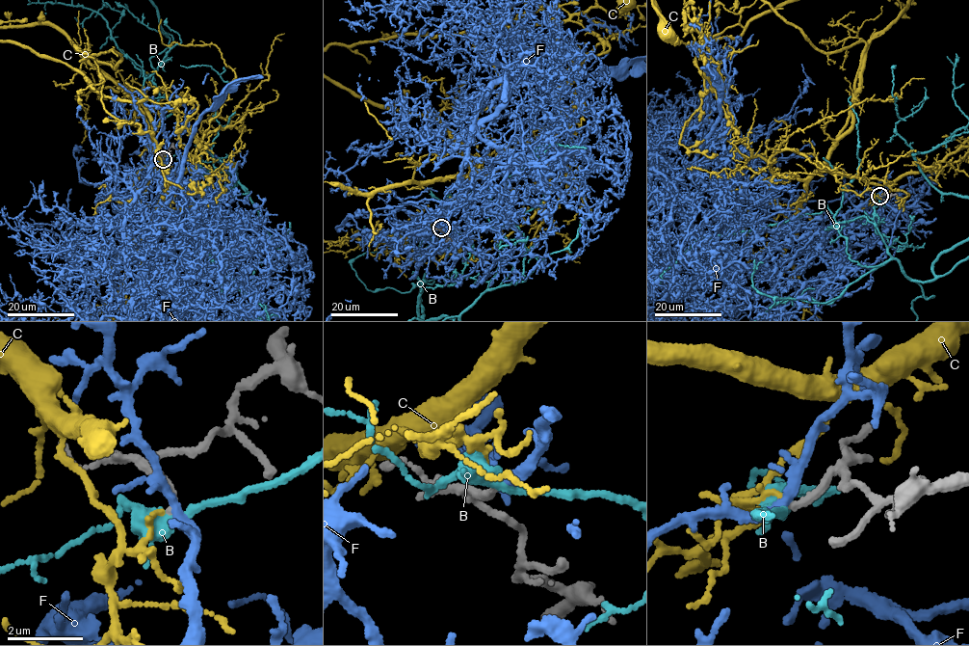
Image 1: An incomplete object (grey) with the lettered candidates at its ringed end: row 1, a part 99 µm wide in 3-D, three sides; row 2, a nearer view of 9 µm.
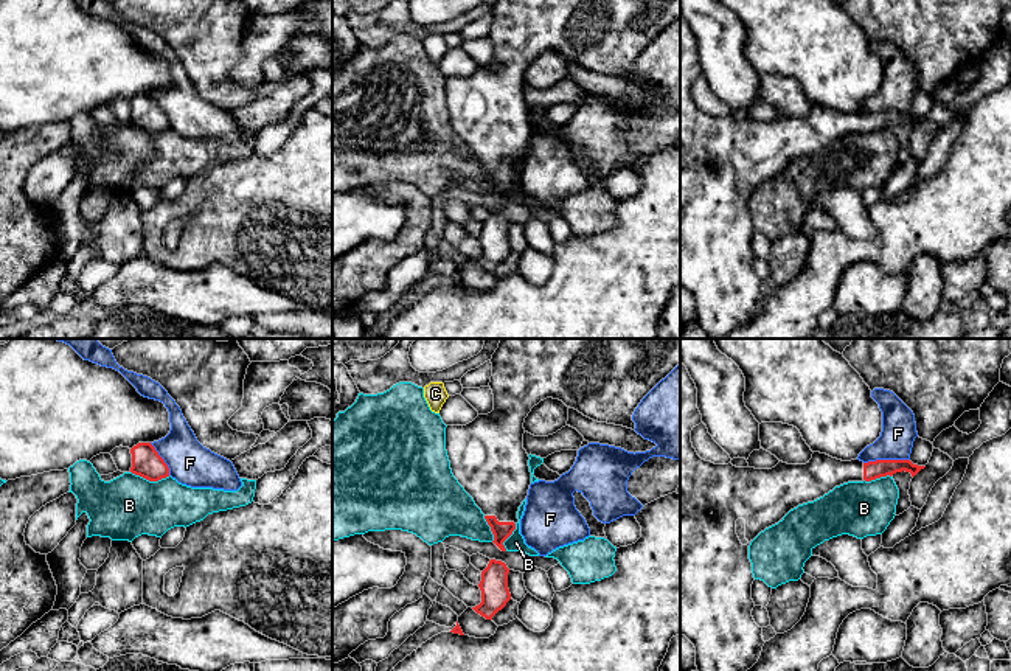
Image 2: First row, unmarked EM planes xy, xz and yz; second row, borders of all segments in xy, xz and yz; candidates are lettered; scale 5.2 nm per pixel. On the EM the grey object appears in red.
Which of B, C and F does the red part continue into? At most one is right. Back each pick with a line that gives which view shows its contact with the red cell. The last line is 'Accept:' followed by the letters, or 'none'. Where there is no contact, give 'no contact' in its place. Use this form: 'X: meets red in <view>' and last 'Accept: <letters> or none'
Accept: none

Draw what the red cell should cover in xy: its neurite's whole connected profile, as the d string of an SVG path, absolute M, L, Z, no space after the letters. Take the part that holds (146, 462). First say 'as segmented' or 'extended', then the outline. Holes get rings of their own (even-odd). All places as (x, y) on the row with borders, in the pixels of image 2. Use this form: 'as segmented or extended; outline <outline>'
as segmented; outline M138 443L130 449L130 472L149 482L169 477L169 468L151 443Z

